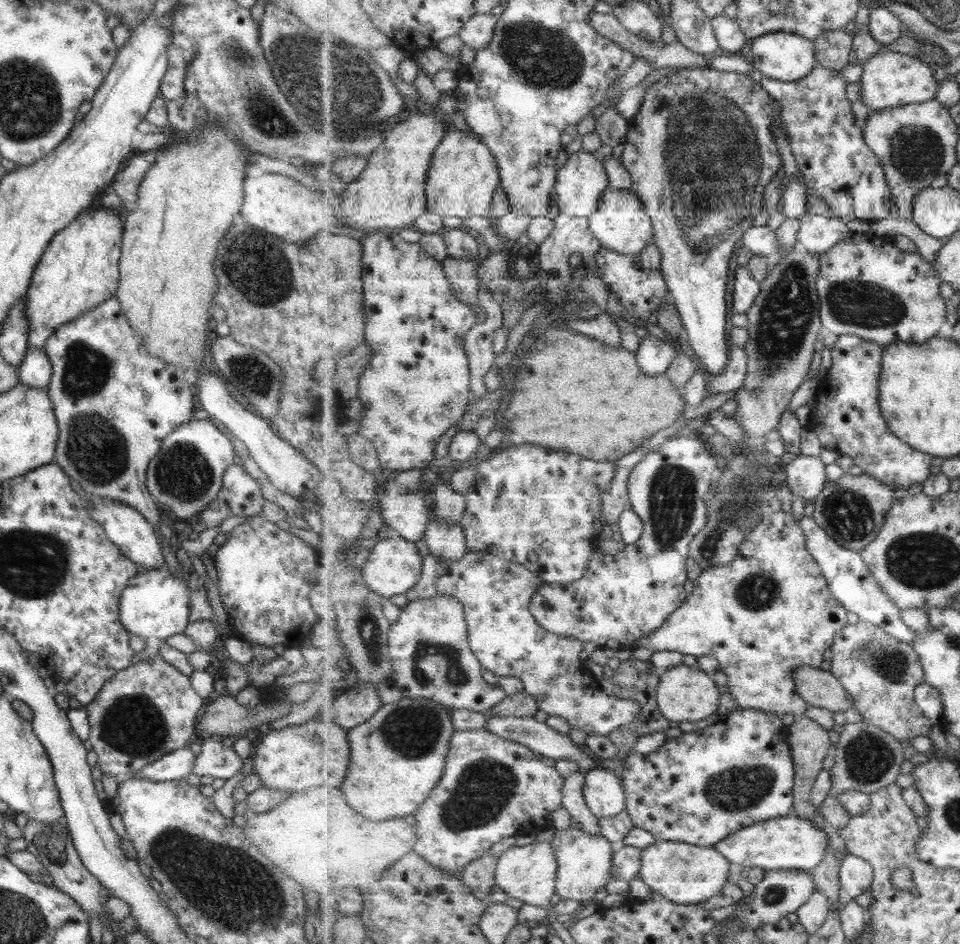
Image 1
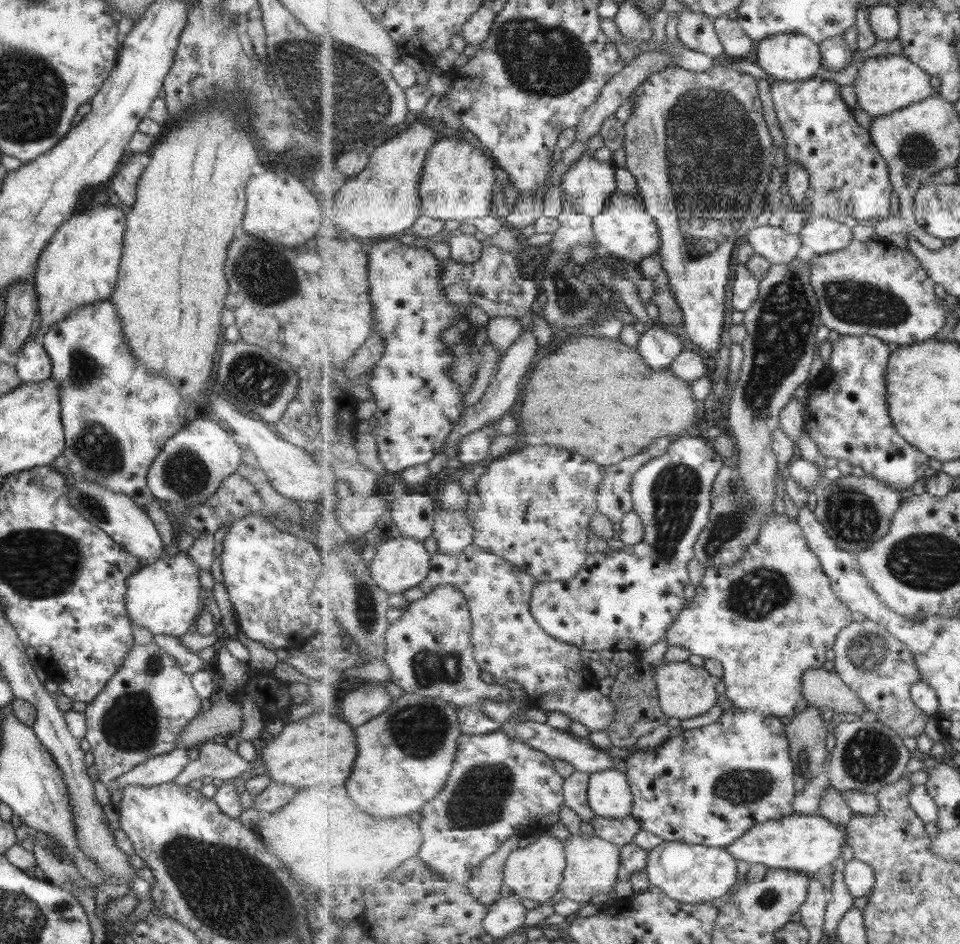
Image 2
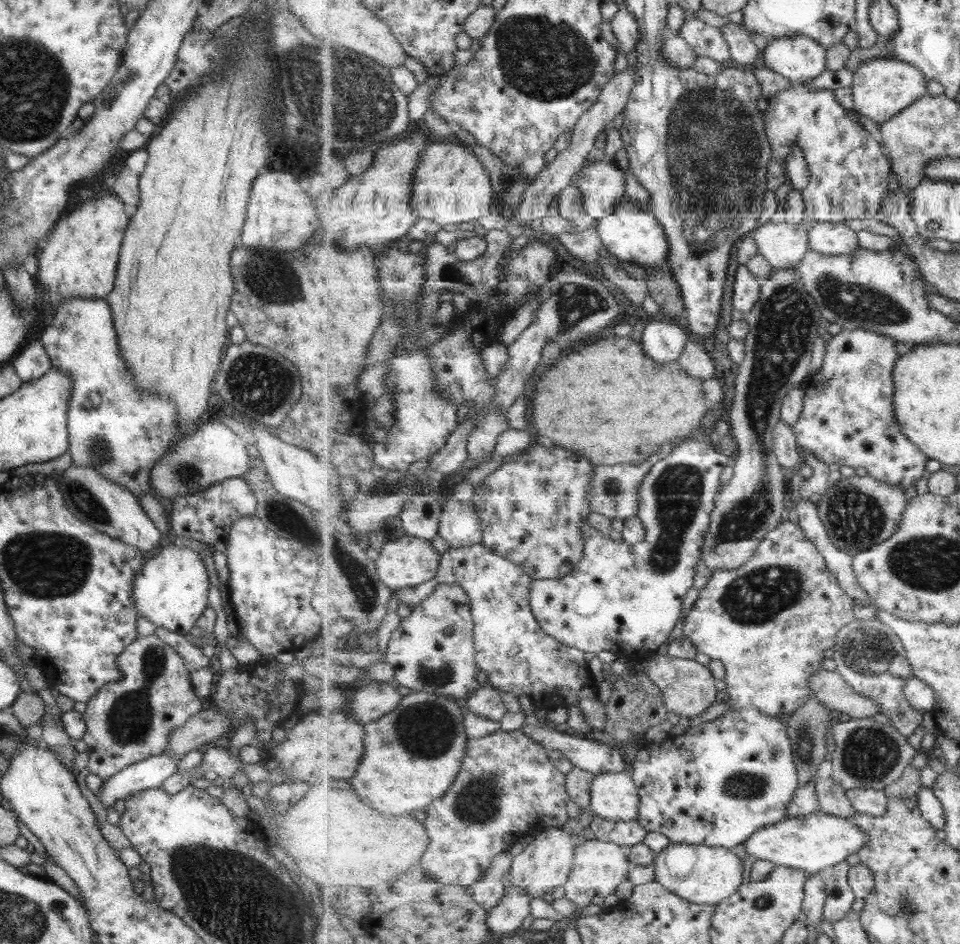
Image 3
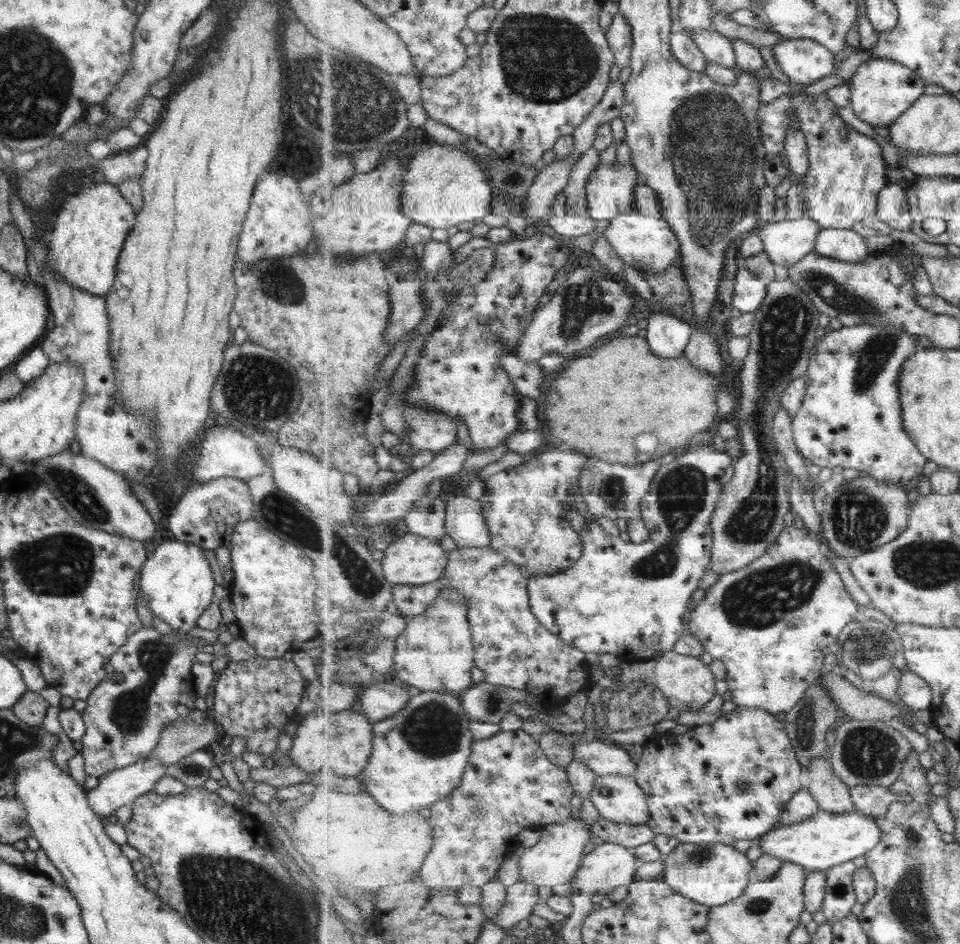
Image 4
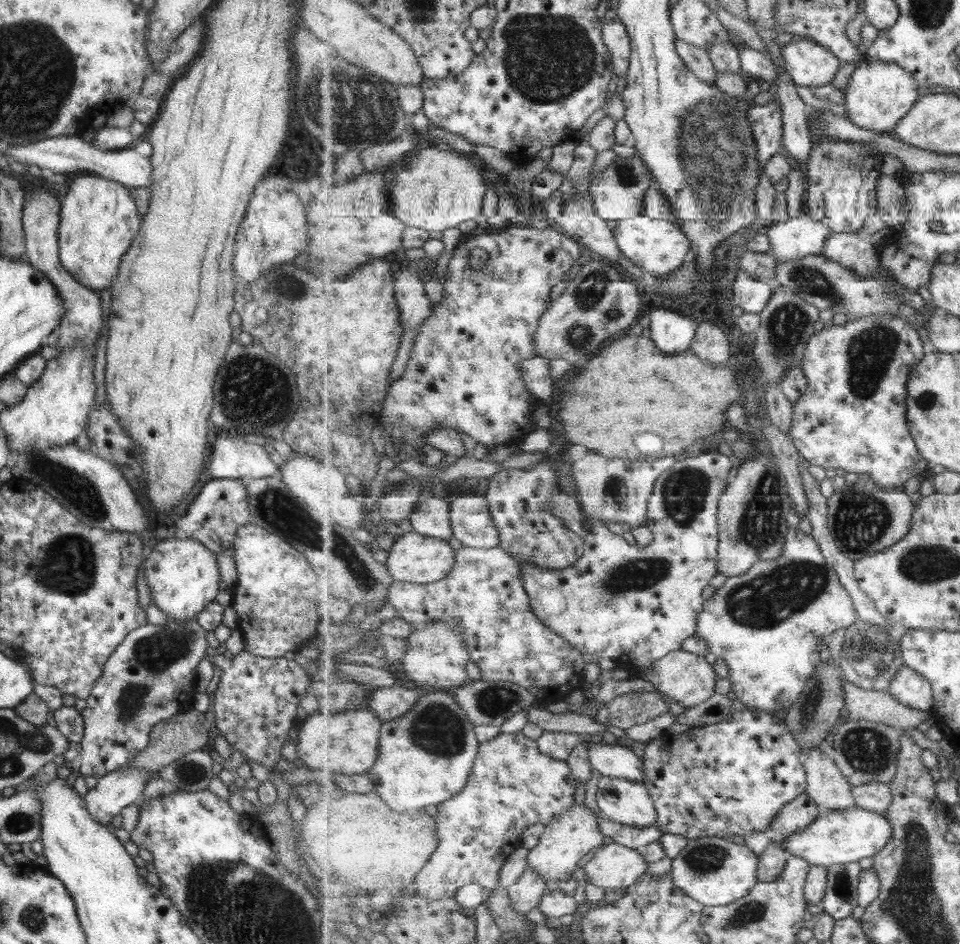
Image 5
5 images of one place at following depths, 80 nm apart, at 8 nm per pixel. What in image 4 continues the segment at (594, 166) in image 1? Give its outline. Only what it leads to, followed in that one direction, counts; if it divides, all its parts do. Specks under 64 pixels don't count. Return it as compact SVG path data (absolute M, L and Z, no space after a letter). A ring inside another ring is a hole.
M602 162L593 171L593 176L589 177L587 183L587 196L589 196L589 214L597 220L611 220L617 216L637 210L634 190L637 185L645 185L646 178L638 173L636 166L632 163L607 164Z

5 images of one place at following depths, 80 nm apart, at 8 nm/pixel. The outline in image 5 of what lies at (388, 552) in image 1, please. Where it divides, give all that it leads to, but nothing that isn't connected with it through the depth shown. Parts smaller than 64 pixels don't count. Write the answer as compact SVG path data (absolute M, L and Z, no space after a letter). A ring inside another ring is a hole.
M415 530L398 537L390 548L389 560L386 565L392 573L395 582L411 582L429 584L443 580L450 575L456 564L456 550L453 550L446 540L421 534Z

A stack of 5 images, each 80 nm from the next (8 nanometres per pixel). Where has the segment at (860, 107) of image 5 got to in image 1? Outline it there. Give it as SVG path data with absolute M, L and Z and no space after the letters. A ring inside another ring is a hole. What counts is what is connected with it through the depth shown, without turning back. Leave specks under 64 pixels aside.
M879 51L864 64L859 84L862 88L861 101L869 111L924 103L935 99L940 90L940 83L935 80L935 74L929 68L929 64L917 57L891 51Z

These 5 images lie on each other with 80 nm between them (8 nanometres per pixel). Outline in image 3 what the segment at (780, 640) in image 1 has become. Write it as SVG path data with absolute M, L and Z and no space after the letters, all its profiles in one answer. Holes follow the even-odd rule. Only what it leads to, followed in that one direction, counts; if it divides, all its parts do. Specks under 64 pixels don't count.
M789 519L783 521L779 527L769 531L766 539L757 547L756 554L752 559L740 566L738 569L714 570L708 583L700 590L698 598L694 605L686 613L686 619L683 623L682 634L684 638L693 641L699 653L706 654L712 659L723 661L726 666L726 677L723 679L726 683L726 693L729 698L729 705L737 708L757 708L761 712L768 713L769 716L776 717L777 714L794 714L801 708L812 696L812 688L810 687L811 678L816 672L823 668L823 658L825 658L825 650L834 648L840 635L840 630L845 626L852 624L855 619L853 608L856 607L855 600L849 596L844 588L841 588L840 581L836 577L836 573L828 567L828 561L821 554L821 551L813 544L812 540L805 534L801 525L790 522Z

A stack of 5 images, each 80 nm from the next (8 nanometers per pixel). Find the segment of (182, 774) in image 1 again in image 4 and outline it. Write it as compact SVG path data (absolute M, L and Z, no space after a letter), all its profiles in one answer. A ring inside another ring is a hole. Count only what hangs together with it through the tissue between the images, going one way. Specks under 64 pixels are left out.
M143 759L108 772L98 778L96 787L86 792L89 808L105 821L117 807L154 790L155 783L166 775L166 767L160 760Z

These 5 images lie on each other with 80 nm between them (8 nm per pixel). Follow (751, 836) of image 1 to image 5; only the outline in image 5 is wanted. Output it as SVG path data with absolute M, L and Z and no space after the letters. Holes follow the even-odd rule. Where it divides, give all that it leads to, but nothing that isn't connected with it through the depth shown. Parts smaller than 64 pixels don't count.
M853 808L842 811L831 809L824 810L817 820L803 832L797 832L787 838L783 844L783 850L803 857L813 865L831 867L835 864L850 864L859 862L863 858L873 858L887 848L893 838L893 825L889 822L889 817L884 813L871 812L867 808Z

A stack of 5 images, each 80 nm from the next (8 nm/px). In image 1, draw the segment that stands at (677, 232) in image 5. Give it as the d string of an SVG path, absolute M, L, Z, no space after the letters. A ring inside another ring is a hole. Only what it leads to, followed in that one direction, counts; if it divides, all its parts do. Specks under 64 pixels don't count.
M610 187L603 194L600 207L589 217L589 229L601 241L603 247L611 247L621 254L638 255L647 244L655 240L652 217L644 209L644 203L632 189Z

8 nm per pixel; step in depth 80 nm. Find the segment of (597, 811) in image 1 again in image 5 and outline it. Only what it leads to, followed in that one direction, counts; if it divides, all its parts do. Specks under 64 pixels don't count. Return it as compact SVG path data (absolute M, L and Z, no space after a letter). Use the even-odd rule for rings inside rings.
M601 775L596 802L608 822L643 828L660 822L655 800L643 782Z

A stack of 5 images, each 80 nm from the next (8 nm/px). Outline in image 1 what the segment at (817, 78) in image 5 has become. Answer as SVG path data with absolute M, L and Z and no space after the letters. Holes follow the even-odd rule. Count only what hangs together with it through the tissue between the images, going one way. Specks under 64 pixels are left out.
M769 33L752 39L749 56L752 66L763 76L780 81L793 82L804 79L819 65L814 41L793 33Z

